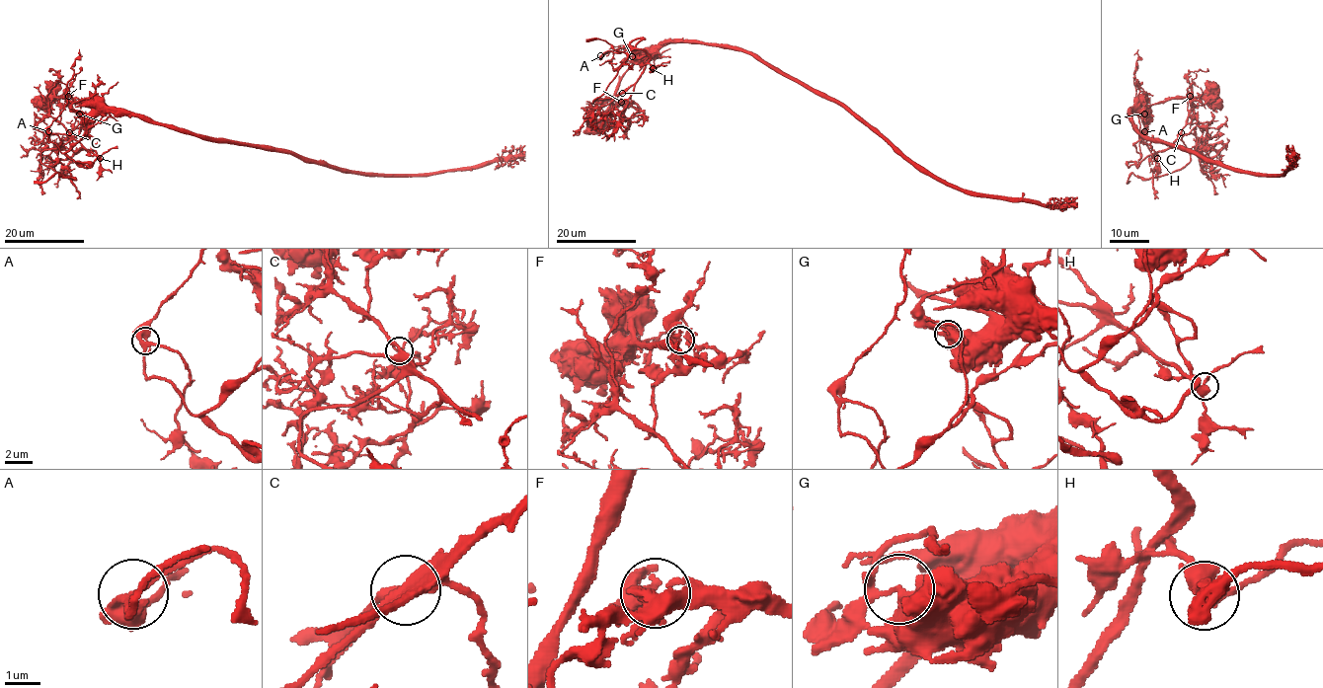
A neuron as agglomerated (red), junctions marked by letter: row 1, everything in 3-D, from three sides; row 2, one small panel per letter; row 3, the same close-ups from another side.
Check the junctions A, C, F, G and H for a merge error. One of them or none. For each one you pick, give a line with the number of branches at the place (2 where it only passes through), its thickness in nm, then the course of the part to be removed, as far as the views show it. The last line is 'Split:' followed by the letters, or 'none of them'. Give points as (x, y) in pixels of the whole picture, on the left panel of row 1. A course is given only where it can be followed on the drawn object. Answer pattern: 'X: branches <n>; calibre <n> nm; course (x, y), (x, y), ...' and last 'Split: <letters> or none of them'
G: branches 3; calibre 320 nm; course (79, 114), (84, 134), (68, 151), (48, 134), (59, 137), (57, 159), (74, 179), (34, 181)
Split: G

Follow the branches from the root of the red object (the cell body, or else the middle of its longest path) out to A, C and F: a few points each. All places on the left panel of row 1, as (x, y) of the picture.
A: (95, 101), (96, 114), (87, 131), (68, 151), (62, 153), (55, 143), (49, 142), (48, 131)
C: (95, 101), (96, 114), (86, 130), (97, 140), (92, 145), (95, 153), (89, 152), (69, 132)
F: (95, 101), (75, 104), (67, 98), (54, 98), (58, 101), (56, 105), (63, 106), (68, 96)

